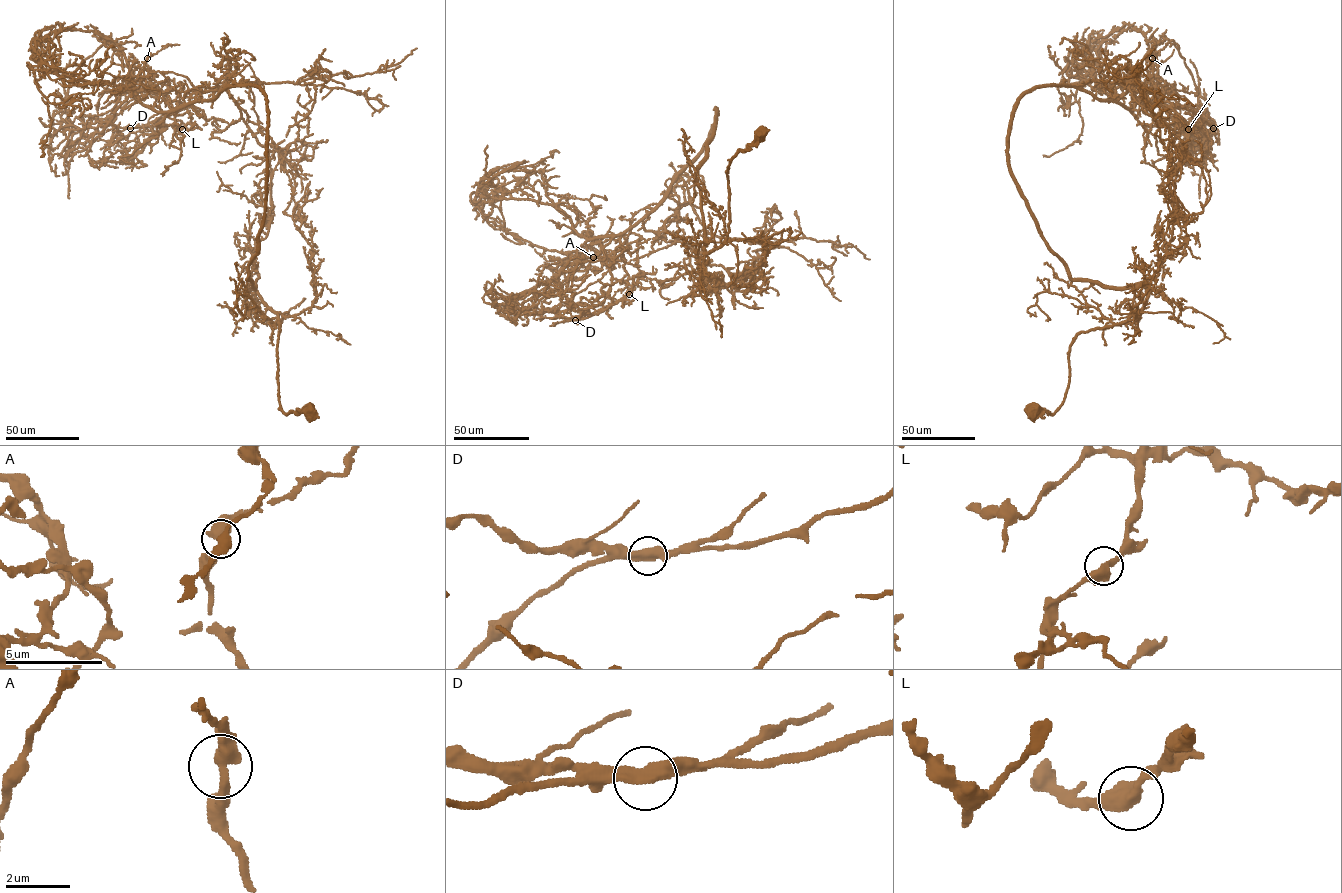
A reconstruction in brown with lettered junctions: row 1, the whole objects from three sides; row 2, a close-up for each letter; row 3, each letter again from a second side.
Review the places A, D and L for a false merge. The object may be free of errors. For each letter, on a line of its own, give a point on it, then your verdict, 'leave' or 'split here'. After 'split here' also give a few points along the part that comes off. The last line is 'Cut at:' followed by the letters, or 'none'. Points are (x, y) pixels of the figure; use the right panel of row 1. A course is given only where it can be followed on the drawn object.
A: place (1152, 58); leave
D: place (1213, 128); split here; course (1213, 128), (1181, 107)
L: place (1188, 129); leave
Cut at: D

